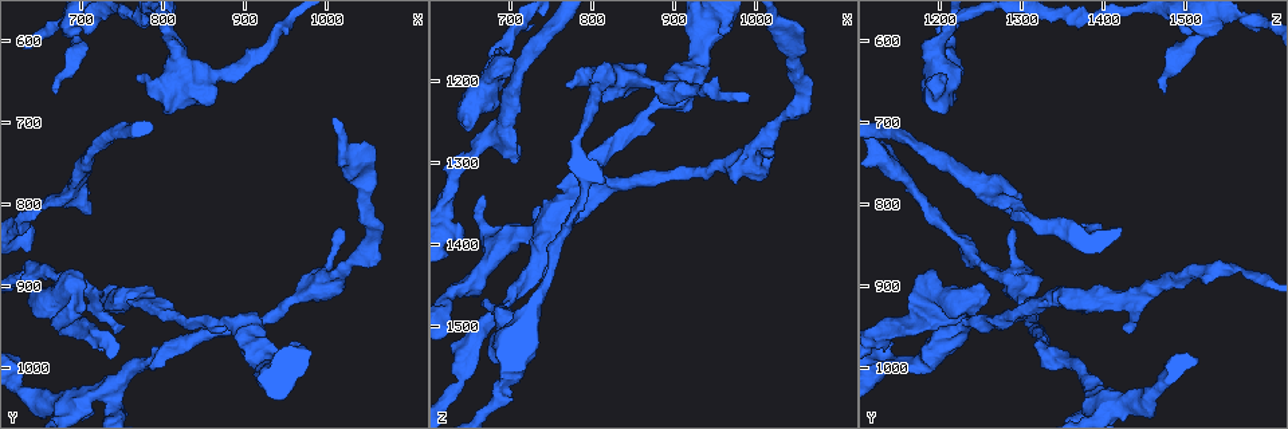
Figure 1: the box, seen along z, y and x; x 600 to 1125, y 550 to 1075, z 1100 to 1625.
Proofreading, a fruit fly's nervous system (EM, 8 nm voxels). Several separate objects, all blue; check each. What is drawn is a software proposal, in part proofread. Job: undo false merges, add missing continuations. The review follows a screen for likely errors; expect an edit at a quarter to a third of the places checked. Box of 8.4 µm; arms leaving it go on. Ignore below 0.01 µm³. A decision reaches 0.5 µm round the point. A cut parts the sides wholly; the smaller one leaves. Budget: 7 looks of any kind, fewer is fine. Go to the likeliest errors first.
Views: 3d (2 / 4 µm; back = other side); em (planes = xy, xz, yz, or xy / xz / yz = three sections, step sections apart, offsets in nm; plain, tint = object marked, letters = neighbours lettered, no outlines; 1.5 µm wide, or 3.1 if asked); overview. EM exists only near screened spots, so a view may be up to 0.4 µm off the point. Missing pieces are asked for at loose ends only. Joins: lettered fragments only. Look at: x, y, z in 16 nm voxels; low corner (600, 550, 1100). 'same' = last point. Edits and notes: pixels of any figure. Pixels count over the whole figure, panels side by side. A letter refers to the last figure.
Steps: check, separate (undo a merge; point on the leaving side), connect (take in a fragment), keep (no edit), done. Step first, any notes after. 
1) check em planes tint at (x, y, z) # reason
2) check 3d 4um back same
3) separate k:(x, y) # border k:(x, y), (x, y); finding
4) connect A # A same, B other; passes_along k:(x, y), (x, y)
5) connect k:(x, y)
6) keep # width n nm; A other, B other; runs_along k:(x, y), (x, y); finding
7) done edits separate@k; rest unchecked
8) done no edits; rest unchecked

check 3d 4um at (670, 670, 1470) # free end

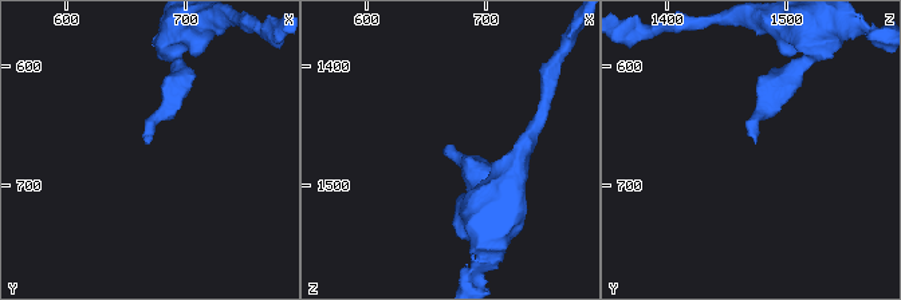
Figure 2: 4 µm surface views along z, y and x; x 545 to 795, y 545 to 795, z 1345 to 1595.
check em 3.1um planes letters at (670, 666, 1472)

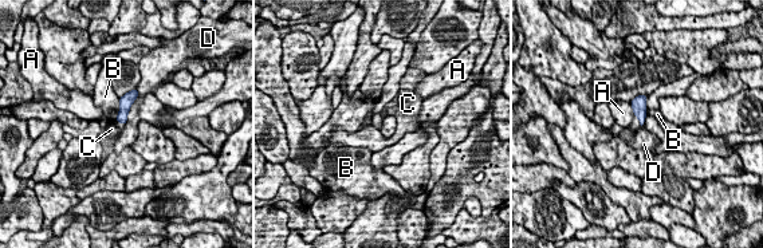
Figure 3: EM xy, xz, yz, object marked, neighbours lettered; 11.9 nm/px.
keep # width 120 nm; A other, B other, C other, D other; border 3:(137, 89), (137, 97), (126, 121); none of them fits

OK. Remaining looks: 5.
check 3d 4um at (650, 895, 1255) # thick end

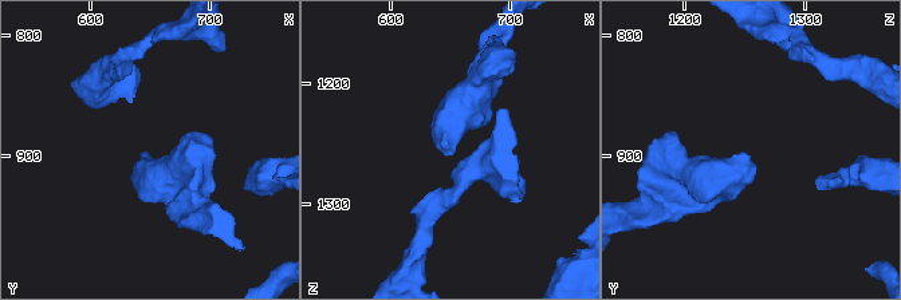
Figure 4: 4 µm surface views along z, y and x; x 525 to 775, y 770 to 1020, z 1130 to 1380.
check em xz step 4 tint at (646, 898, 1252)

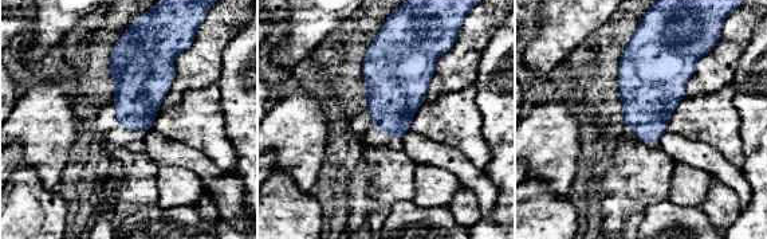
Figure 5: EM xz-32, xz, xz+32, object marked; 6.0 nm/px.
check em xz step 4 letters same

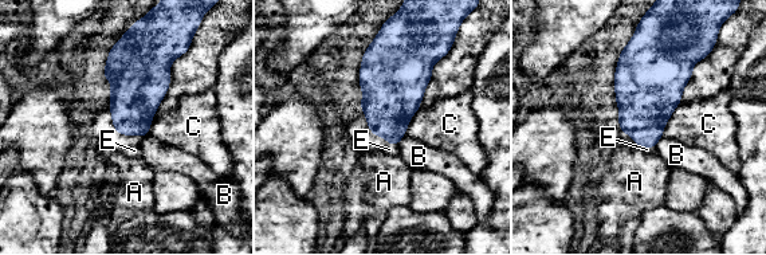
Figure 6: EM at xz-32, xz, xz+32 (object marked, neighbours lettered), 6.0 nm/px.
connect E # A other, B other, C other, E same; passes_along 6:(389, 104), (393, 145), (392, 150); the neuron continues

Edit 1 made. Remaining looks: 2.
check em planes plain at (750, 950, 1430)

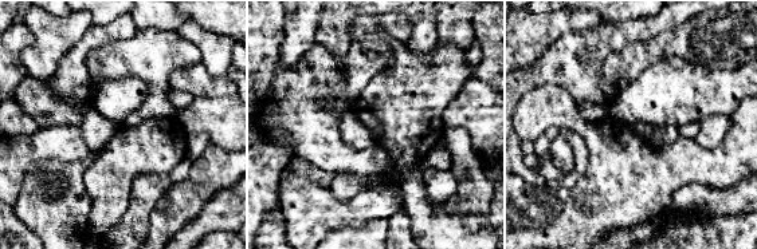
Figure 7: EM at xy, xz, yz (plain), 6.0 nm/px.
check em planes letters same

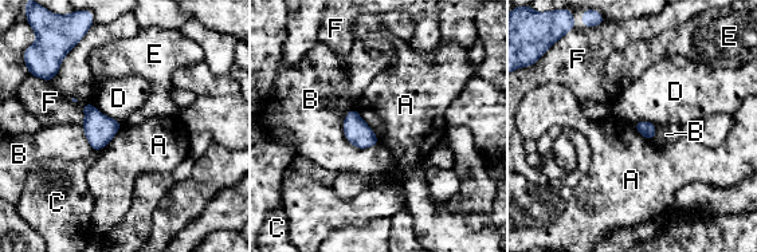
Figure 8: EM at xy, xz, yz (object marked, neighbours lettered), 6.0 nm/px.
keep # longest_contact B 280 nm; A other, B other, C other, D other, E other, F other; border 8:(353, 106), (379, 144); no lettered fragment goes on from it

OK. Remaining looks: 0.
done edits connect@6; rest unchecked

